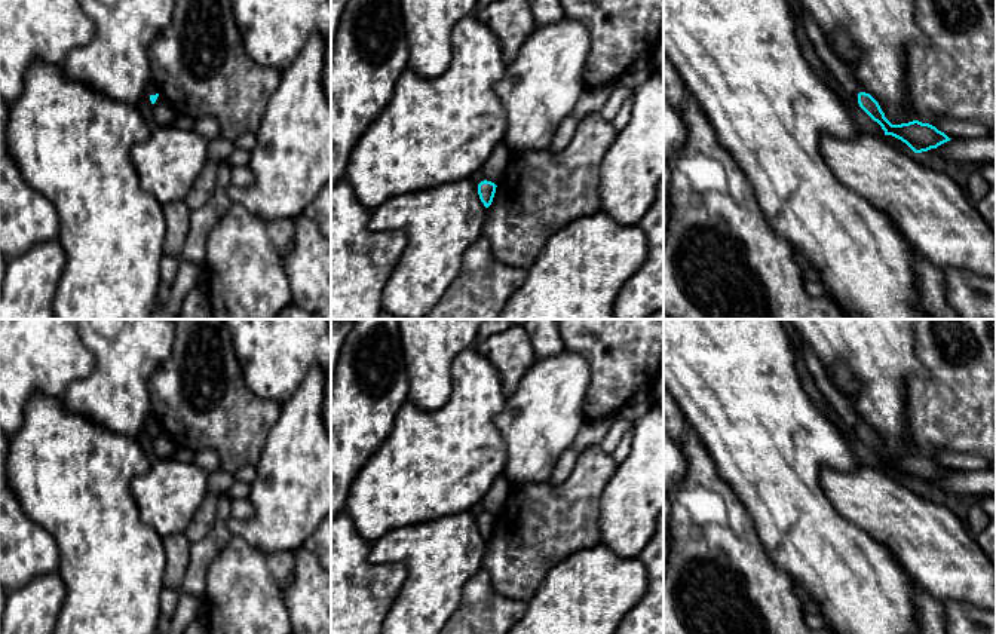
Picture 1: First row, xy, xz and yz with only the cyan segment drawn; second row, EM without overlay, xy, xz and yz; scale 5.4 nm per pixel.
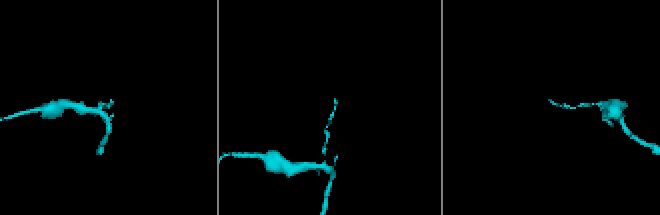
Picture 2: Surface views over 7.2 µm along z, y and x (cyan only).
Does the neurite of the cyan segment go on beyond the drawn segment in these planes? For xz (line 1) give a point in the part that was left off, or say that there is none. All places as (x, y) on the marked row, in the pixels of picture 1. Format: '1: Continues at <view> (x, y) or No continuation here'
1: No continuation here

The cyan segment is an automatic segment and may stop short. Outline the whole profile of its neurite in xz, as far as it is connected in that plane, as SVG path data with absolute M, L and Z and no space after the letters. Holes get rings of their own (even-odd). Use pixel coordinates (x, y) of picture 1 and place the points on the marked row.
M487 180L478 184L478 195L485 208L491 205L494 193L496 193L496 187L497 186L494 183Z

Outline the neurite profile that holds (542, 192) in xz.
M592 113L579 122L571 141L558 153L551 147L539 151L512 151L505 177L487 208L481 233L499 263L528 269L552 235L576 218L601 211L600 166L616 138L617 131L612 120Z

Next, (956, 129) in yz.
M910 102L908 104L908 110L913 116L913 120L919 120L922 123L929 123L932 126L935 126L938 131L944 132L949 138L951 140L975 140L975 138L986 138L989 135L989 129L974 123L974 122L968 122L968 120L953 120L953 119L937 119L934 122L925 122L919 117L917 110L914 108L914 105Z

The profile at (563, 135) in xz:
M573 111L560 123L558 129L555 131L552 141L549 144L551 150L558 153L564 150L569 143L571 141L577 125L579 119L573 114Z

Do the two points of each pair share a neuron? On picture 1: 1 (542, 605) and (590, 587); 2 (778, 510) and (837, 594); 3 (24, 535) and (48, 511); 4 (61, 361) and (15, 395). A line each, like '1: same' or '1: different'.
1: same
2: same
3: different
4: same

